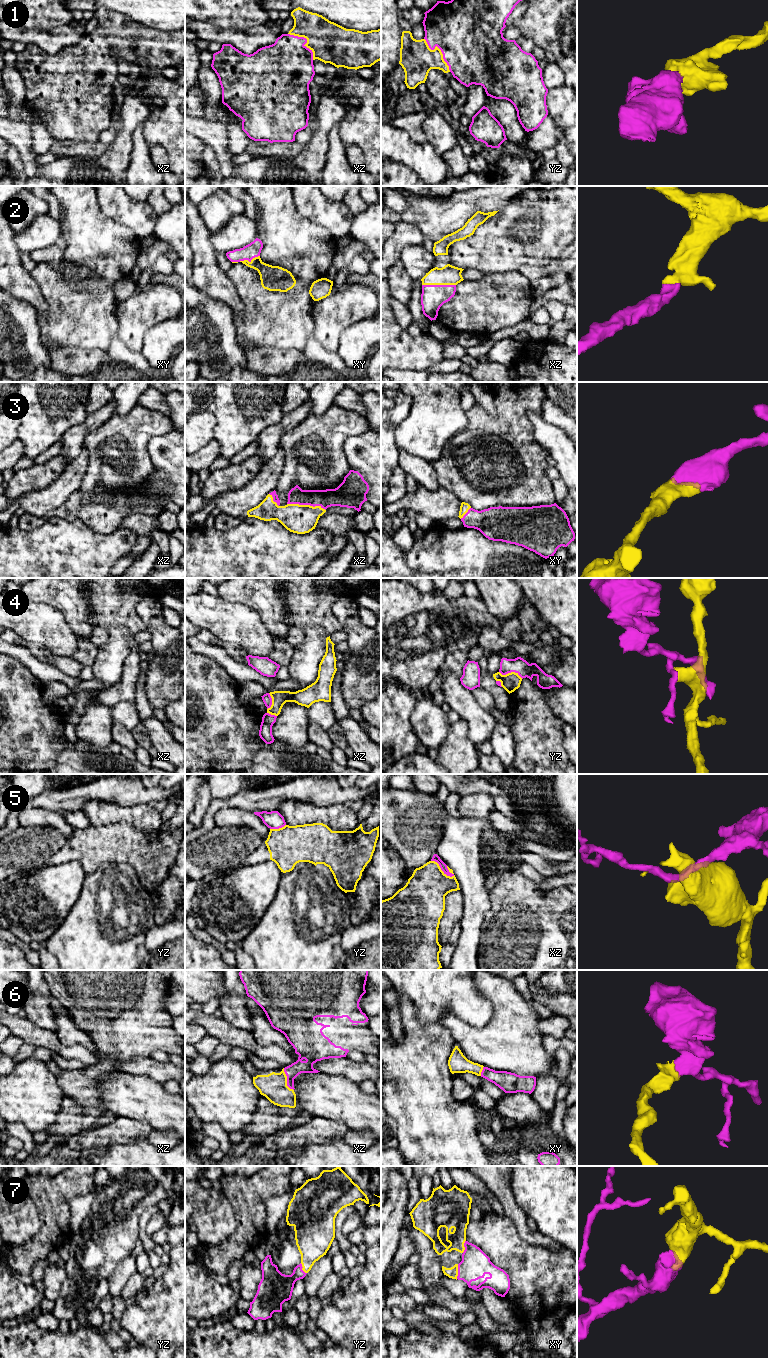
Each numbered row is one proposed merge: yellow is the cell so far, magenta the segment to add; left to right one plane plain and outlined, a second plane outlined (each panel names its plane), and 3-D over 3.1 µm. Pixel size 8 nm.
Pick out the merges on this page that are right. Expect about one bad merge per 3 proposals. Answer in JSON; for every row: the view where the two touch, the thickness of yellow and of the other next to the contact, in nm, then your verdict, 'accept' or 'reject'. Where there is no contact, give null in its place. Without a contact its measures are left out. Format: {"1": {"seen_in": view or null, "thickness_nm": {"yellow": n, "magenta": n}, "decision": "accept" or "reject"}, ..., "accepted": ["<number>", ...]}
{"1": {"seen_in": "yz", "thickness_nm": {"yellow": 280, "magenta": 480}, "decision": "accept"}, "2": {"seen_in": "xz", "thickness_nm": {"yellow": 160, "magenta": 190}, "decision": "accept"}, "3": {"seen_in": "xz", "thickness_nm": {"yellow": 240, "magenta": 140}, "decision": "accept"}, "4": {"seen_in": "yz", "thickness_nm": {"yellow": 150, "magenta": 130}, "decision": "reject"}, "5": {"seen_in": "xz", "thickness_nm": {"yellow": 340, "magenta": 60}, "decision": "reject"}, "6": {"seen_in": "xz", "thickness_nm": {"yellow": 220, "magenta": 110}, "decision": "accept"}, "7": {"seen_in": "xy", "thickness_nm": {"yellow": 90, "magenta": 220}, "decision": "accept"}, "accepted": ["1", "2", "3", "6", "7"]}

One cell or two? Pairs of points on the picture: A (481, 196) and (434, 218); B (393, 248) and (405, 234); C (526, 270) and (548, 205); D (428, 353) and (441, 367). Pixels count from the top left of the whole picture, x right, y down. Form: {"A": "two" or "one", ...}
{"A": "one", "B": "one", "C": "two", "D": "two"}

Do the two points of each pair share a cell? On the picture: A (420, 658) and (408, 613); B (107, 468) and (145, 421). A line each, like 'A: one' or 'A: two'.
A: one
B: one

